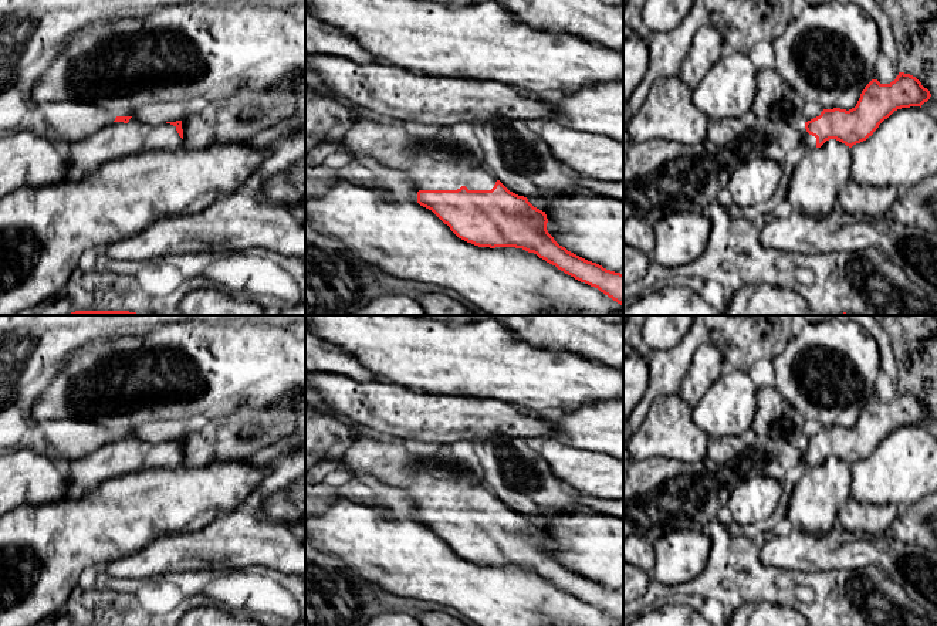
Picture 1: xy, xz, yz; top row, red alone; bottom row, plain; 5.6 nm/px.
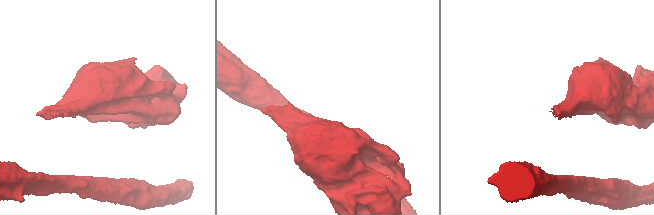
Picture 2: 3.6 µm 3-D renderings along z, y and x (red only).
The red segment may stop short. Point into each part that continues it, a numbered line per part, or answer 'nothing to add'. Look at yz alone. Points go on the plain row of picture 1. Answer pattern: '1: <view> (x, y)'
1: yz (809, 459)

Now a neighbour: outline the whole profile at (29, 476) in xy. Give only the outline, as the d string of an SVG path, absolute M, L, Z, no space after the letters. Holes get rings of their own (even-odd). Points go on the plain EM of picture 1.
M41 449L0 454L0 517L20 505L50 504L72 495L70 477Z

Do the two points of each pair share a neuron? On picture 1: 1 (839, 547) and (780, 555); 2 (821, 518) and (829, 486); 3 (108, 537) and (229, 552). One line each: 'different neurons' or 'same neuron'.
1: same neuron
2: same neuron
3: different neurons

